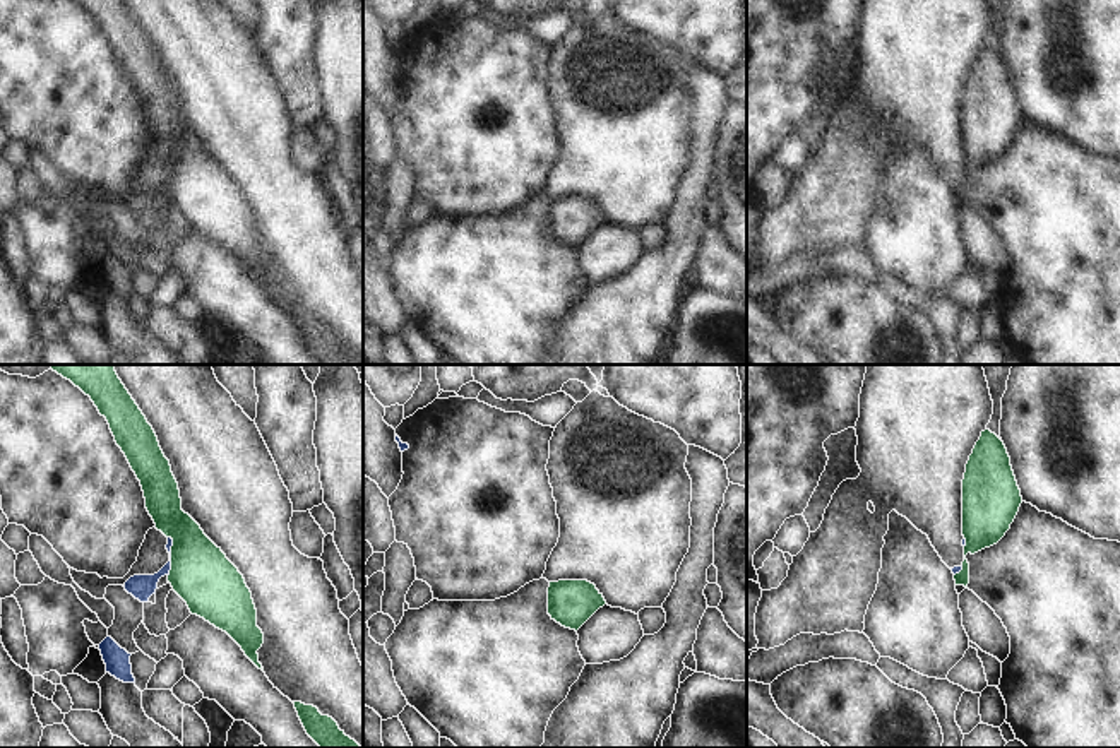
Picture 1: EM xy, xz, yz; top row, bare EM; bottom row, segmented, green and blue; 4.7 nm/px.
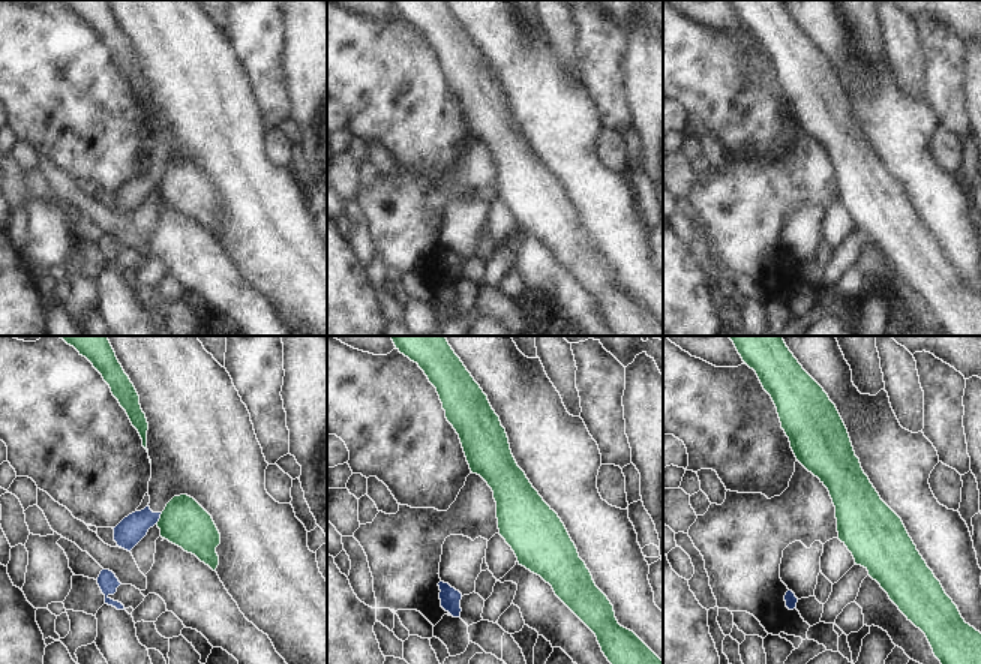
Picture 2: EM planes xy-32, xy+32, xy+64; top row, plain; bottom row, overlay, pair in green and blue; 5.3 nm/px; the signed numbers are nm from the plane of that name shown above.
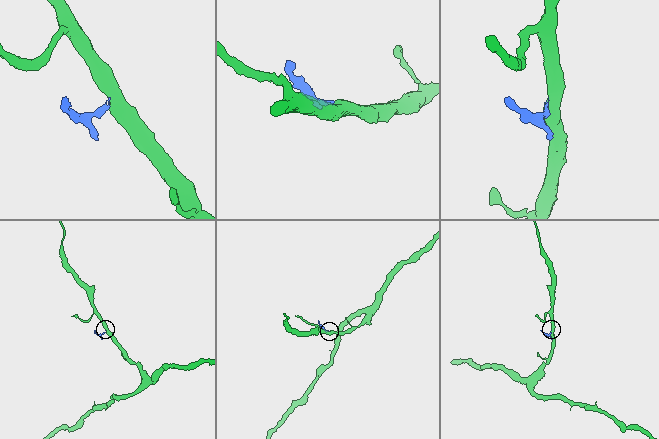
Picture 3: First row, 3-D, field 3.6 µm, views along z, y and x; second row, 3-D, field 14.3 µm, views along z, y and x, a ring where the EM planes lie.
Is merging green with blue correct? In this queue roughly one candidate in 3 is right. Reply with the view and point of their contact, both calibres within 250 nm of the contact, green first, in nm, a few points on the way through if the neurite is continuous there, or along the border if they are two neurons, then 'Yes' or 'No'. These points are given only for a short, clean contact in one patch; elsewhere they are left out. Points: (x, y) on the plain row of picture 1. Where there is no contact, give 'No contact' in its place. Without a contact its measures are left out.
Touches green at xy (172, 173). Thickness 280 nm (green) against 110 nm. Boundary: xy (170, 153), (172, 185), (168, 192). No

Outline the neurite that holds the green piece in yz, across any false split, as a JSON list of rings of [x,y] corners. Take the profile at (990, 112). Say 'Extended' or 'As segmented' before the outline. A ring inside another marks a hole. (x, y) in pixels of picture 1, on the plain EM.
As segmented. [[[990,46],[981,48],[966,80],[962,96],[962,152],[966,156],[962,187],[956,202],[969,200],[966,171],[997,161],[1010,145],[1022,120],[1010,74],[1004,58]]]

